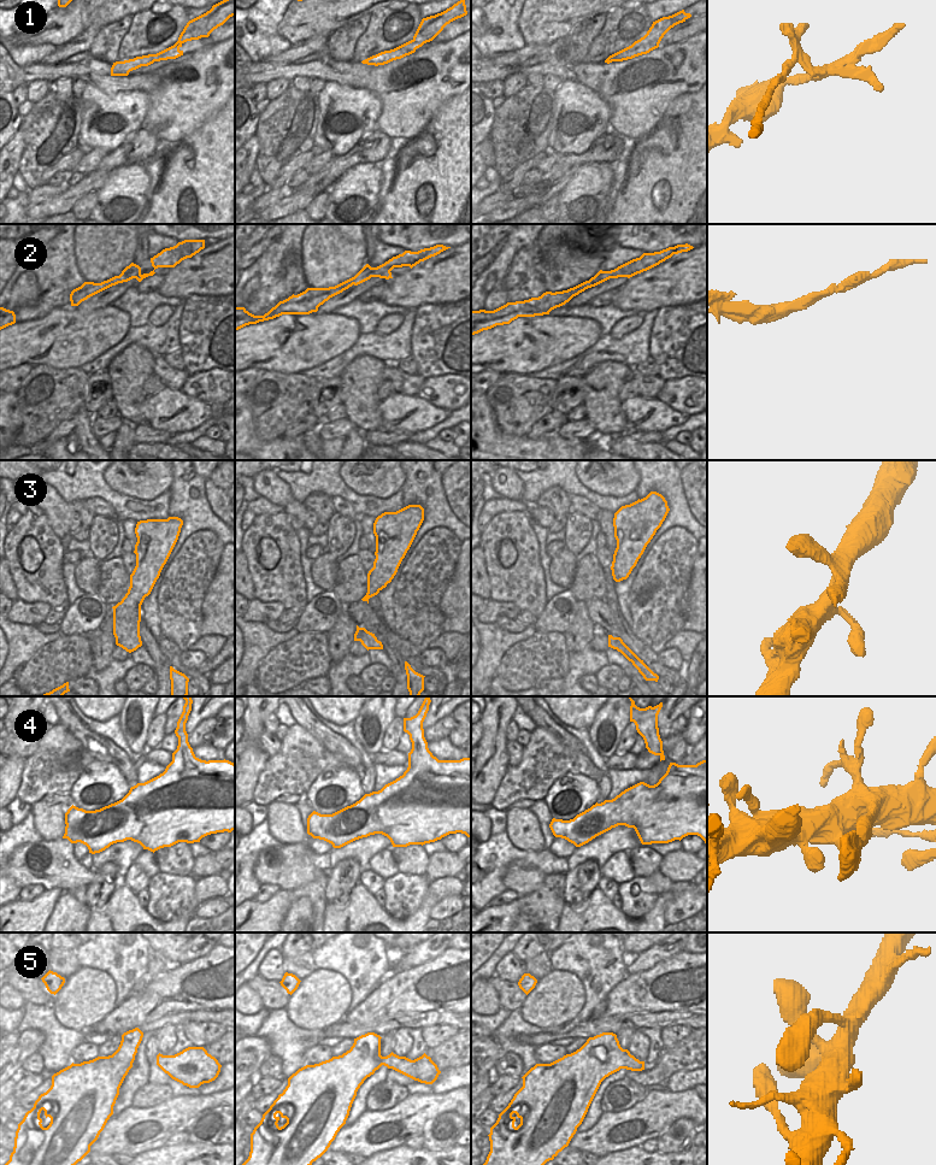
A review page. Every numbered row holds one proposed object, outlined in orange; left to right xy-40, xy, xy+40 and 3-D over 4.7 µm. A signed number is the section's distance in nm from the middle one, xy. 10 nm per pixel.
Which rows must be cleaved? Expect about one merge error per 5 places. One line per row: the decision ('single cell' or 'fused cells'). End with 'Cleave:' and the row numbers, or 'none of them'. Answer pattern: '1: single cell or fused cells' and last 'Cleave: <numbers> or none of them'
1: fused cells
2: single cell
3: single cell
4: single cell
5: single cell
Cleave: 1

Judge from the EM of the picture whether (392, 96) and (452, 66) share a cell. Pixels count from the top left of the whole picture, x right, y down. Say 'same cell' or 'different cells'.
same cell

